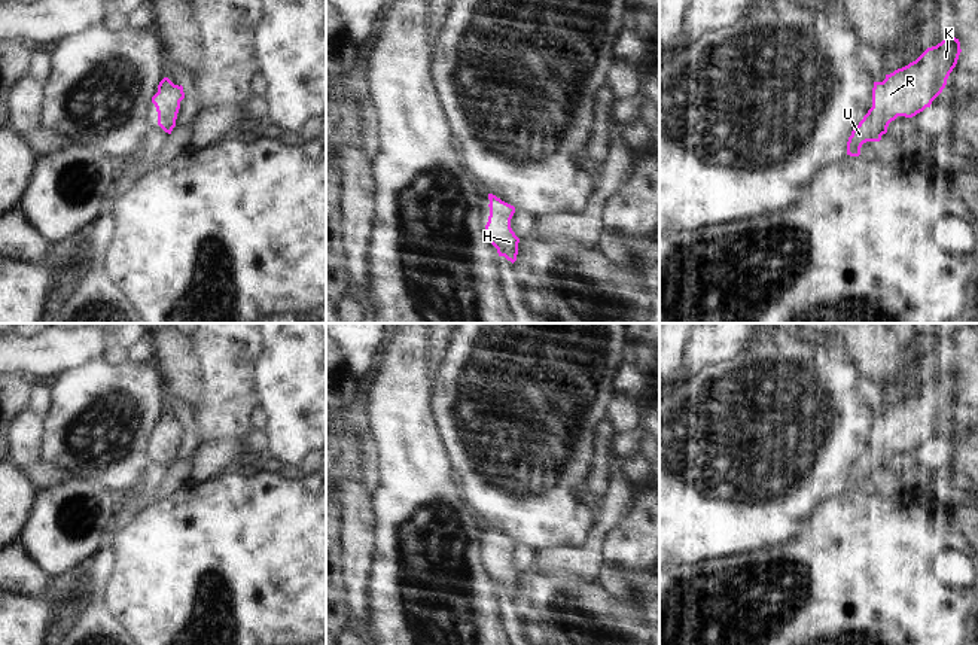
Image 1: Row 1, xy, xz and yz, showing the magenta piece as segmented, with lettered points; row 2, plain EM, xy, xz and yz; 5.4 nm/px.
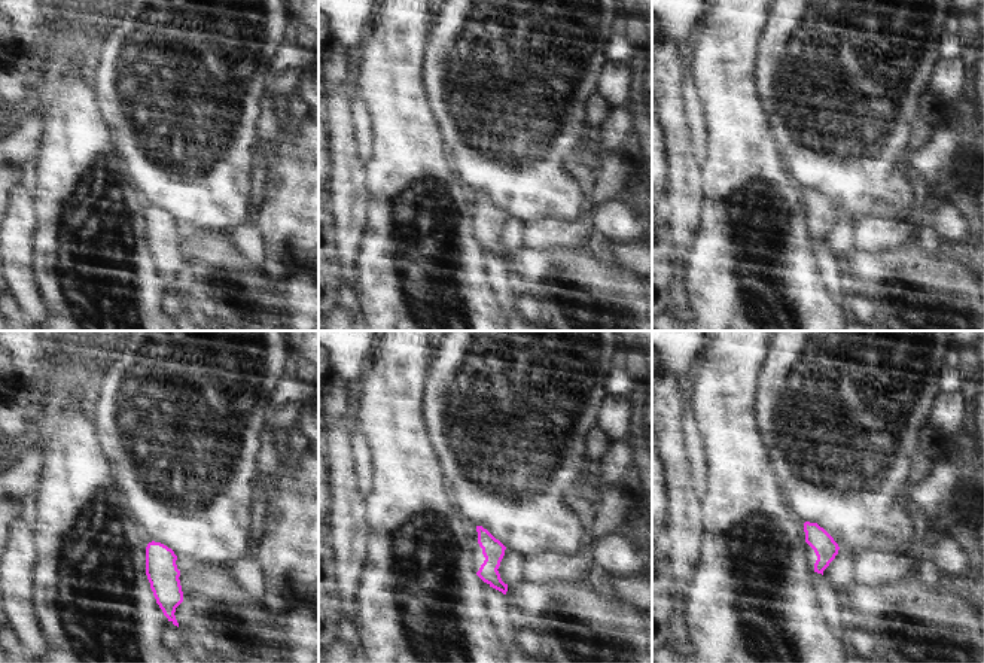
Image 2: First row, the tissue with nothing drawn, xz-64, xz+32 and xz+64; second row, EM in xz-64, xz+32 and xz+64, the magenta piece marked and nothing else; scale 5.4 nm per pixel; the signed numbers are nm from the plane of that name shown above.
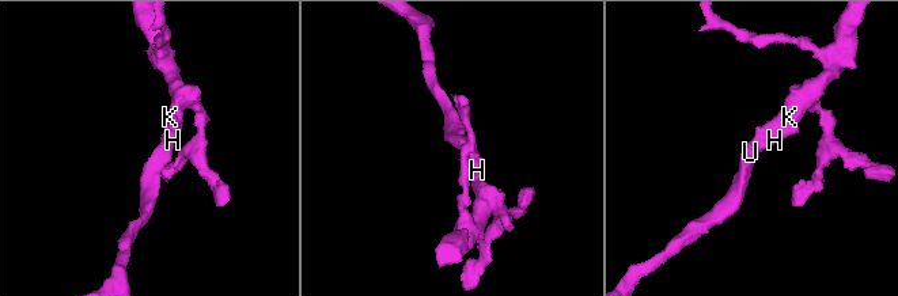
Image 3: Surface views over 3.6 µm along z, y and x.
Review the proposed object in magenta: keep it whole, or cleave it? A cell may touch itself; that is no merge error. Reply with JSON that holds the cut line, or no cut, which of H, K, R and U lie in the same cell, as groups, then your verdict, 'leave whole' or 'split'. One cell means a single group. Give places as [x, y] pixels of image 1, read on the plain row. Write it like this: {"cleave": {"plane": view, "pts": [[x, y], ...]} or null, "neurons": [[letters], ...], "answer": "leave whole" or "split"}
{"cleave": null, "neurons": [["H", "K", "R", "U"]], "answer": "leave whole"}

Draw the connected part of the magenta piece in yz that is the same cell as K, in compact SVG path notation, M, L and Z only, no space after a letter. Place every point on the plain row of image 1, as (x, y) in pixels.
M947 371L915 395L886 408L883 416L874 416L872 441L851 465L847 489L859 490L863 477L880 475L898 450L913 451L930 441L945 422L960 386L959 372Z

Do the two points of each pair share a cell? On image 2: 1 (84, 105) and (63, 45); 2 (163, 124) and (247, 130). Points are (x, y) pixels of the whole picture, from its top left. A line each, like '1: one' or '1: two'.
1: one
2: one

